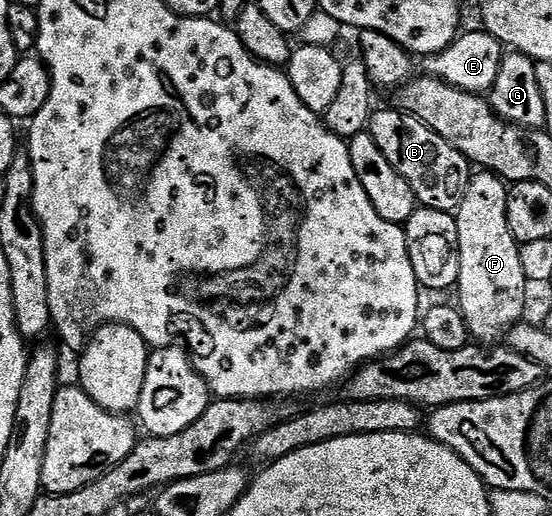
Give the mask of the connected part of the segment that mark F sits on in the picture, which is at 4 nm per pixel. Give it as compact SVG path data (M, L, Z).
M479 169L472 174L469 189L465 189L465 197L459 210L454 212L459 234L459 300L457 306L463 312L467 327L471 331L472 340L483 345L491 345L508 334L516 323L524 318L523 310L527 307L527 290L529 284L525 277L525 269L521 269L519 244L509 229L507 220L507 196L509 187L493 171Z

